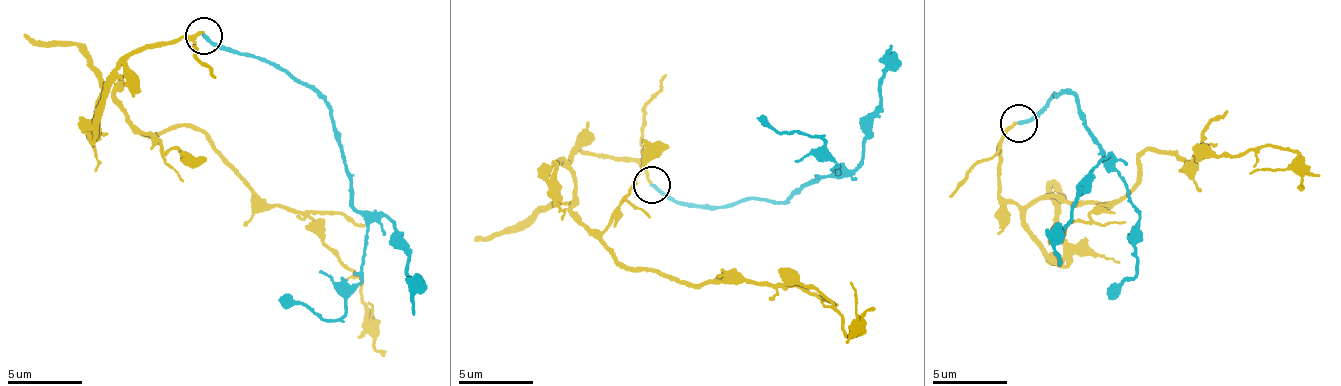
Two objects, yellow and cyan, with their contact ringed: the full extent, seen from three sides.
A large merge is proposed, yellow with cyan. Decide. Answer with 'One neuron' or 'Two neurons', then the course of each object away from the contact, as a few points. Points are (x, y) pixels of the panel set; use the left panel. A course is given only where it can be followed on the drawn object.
One neuron. Course of yellow: (203, 34), (141, 45), (118, 107), (148, 134), (206, 129), (262, 201), (306, 214), (387, 351). Course of cyan: (203, 34), (315, 86), (348, 199), (366, 225), (360, 282), (345, 311), (319, 319), (277, 298)

